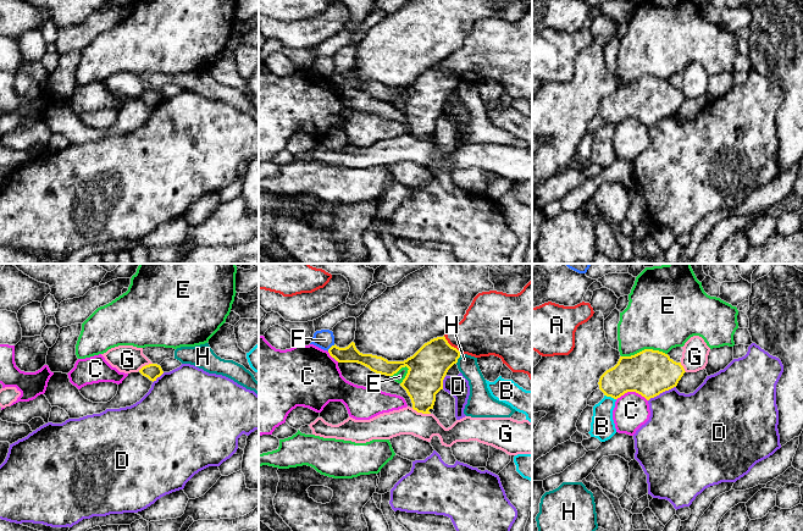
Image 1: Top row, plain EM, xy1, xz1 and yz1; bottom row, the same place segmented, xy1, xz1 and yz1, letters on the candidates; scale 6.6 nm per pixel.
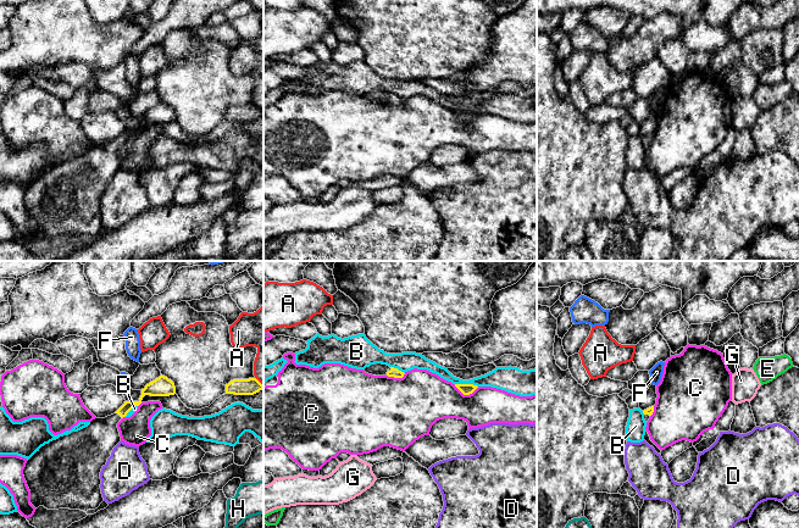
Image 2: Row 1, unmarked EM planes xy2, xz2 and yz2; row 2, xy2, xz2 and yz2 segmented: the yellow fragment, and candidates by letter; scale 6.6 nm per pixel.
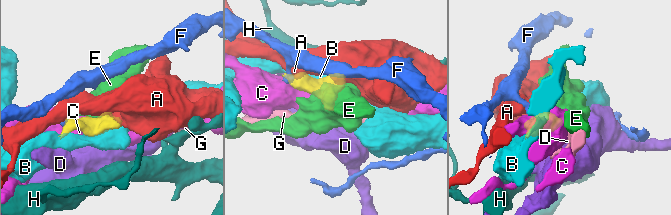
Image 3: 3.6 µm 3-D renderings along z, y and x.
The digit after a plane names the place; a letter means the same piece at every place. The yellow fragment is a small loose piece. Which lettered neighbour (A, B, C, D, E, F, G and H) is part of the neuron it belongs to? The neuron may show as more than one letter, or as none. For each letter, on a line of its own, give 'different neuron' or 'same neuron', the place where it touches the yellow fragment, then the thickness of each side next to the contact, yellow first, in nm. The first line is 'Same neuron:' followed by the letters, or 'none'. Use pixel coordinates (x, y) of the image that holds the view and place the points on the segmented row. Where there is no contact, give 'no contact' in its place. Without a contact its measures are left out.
Same neuron: none
A: different neuron; contact xz1 (450, 346); calibres 260 and 320 nm
B: different neuron; contact xz2 (466, 384); calibres 80 and 150 nm
C: different neuron; contact yz1 (632, 391); calibres 300 and 220 nm
D: different neuron; contact yz1 (662, 392); calibres 300 and 420 nm
E: different neuron; contact yz1 (644, 349); calibres 300 and 460 nm
F: different neuron; contact xz1 (331, 347); calibres 110 and 120 nm
G: different neuron; contact xz1 (421, 411); calibres 240 and 180 nm
H: different neuron; contact xz1 (458, 358); calibres 260 and 130 nm

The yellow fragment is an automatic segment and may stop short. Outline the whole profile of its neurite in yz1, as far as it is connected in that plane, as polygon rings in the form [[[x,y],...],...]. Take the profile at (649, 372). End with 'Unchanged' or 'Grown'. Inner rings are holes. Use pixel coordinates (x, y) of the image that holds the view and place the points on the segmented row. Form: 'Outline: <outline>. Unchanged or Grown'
Outline: [[[644,349],[631,356],[620,356],[618,364],[599,378],[599,389],[607,397],[620,398],[636,392],[647,400],[677,386],[685,374],[681,363],[668,354]]]. Unchanged

